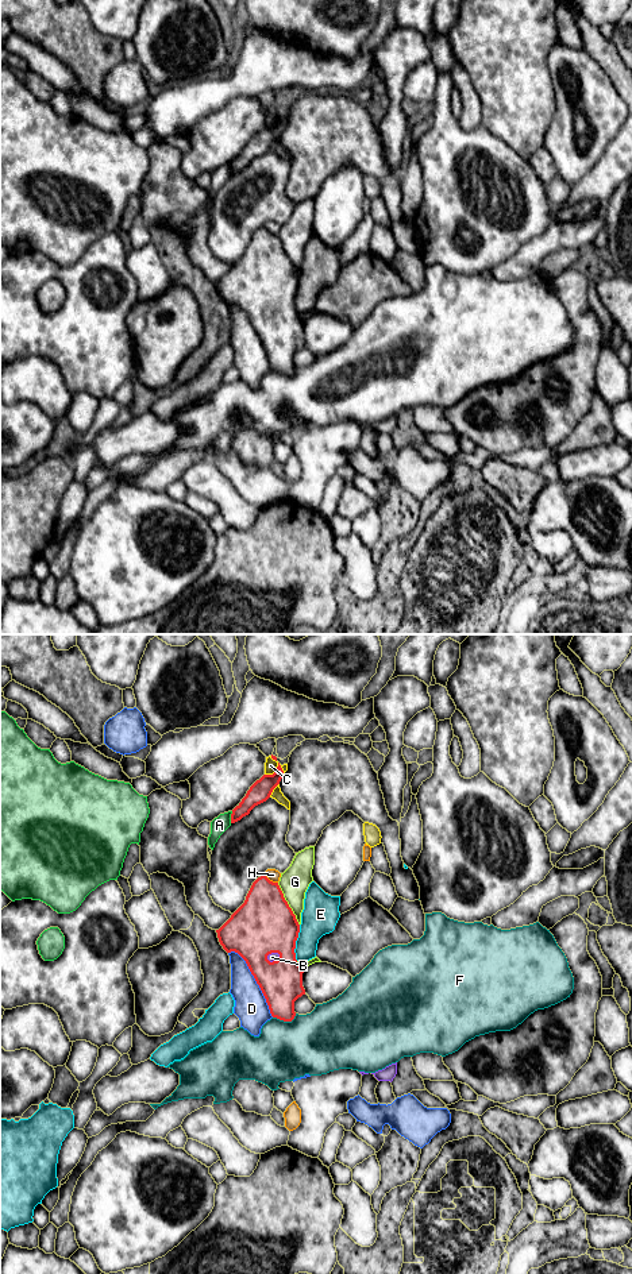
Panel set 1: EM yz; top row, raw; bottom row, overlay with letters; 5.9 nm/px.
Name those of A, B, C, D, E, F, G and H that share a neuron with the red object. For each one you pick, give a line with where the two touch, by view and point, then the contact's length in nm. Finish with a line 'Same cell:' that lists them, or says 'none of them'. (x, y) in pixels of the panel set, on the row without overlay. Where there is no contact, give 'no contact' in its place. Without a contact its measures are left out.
B: meets red in yz at (272, 304); contact 90 nm long
Same cell: B

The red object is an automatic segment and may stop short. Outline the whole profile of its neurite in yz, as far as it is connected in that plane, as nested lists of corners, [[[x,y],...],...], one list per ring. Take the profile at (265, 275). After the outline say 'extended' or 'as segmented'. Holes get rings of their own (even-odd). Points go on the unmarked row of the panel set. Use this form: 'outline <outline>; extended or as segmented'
outline [[[266,228],[258,229],[244,255],[216,285],[227,305],[235,304],[246,313],[266,351],[271,368],[292,374],[296,368],[294,354],[305,347],[304,321],[298,317],[294,305],[300,277],[278,235],[270,233]]]; extended

